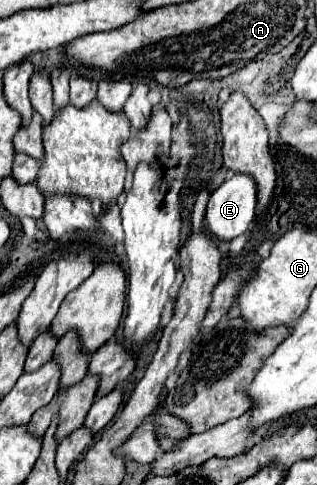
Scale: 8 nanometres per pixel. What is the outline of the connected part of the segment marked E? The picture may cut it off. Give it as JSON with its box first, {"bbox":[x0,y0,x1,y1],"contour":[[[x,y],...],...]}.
{"bbox":[207,173,257,241],"contour":[[[235,173],[231,179],[227,179],[219,189],[215,189],[207,203],[207,229],[211,235],[231,241],[233,237],[245,233],[251,223],[257,219],[257,183],[247,173]]]}

